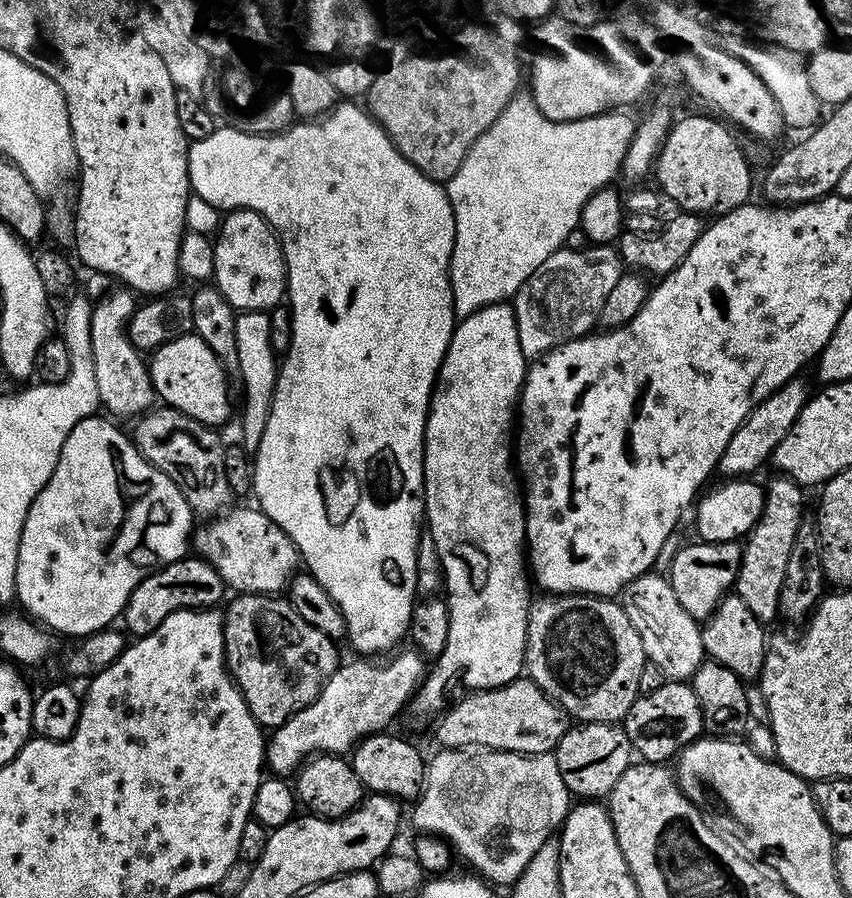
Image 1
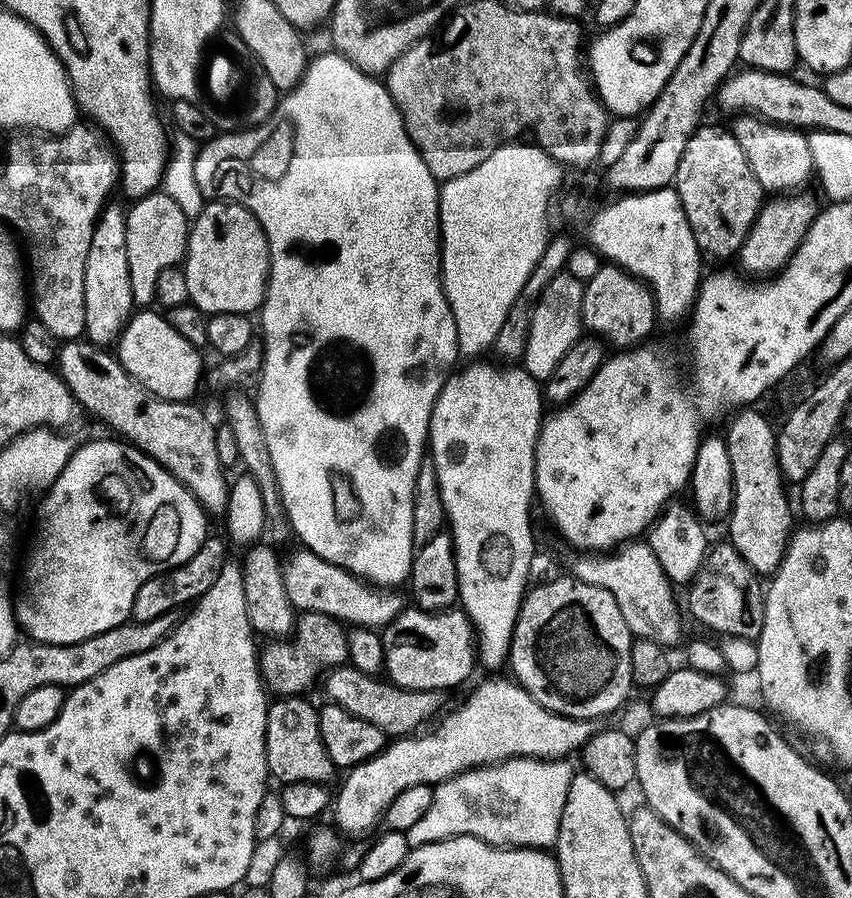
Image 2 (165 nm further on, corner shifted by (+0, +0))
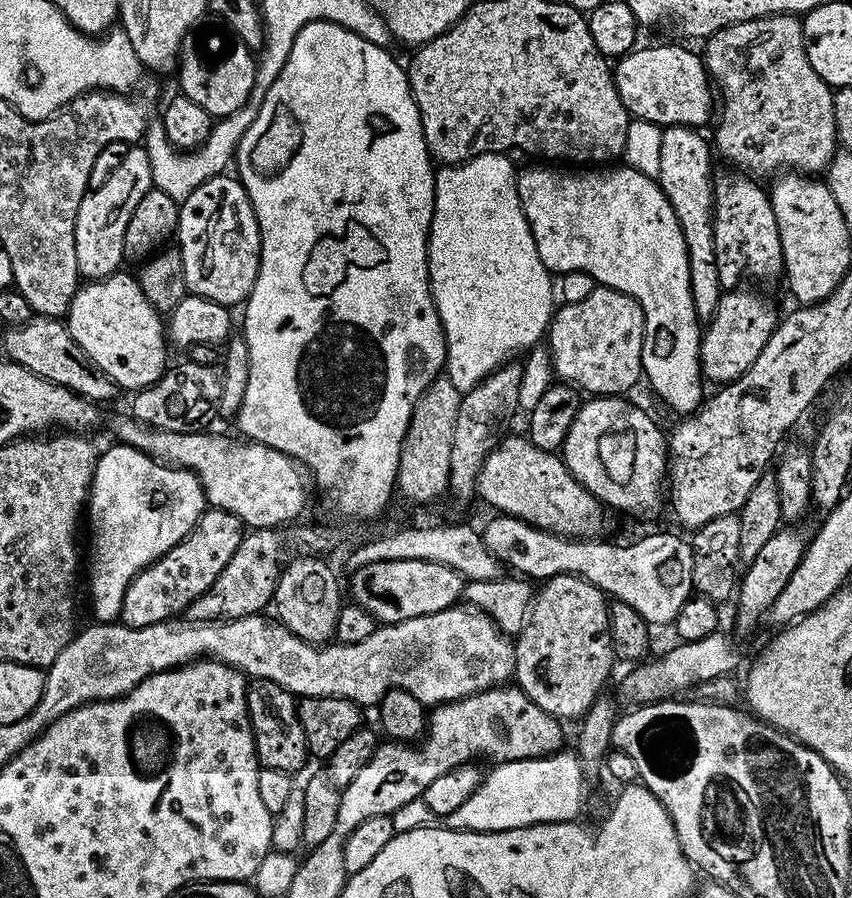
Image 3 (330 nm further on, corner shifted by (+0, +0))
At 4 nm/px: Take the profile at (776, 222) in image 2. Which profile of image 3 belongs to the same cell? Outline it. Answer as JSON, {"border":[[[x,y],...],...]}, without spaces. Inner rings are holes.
{"border":[[[728,290],[723,293],[717,304],[716,312],[713,314],[707,327],[703,329],[700,337],[701,373],[709,381],[717,380],[717,385],[720,386],[731,384],[733,380],[737,380],[742,374],[746,374],[746,370],[750,370],[750,366],[754,366],[758,354],[762,354],[762,346],[766,346],[770,334],[774,331],[778,323],[778,316],[775,316],[758,297],[751,296],[750,293],[744,291]]]}

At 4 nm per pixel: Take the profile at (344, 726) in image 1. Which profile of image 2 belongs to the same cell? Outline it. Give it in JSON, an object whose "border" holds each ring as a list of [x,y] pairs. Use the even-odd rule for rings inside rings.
{"border":[[[415,606],[404,611],[383,629],[384,672],[399,688],[411,692],[440,692],[456,688],[478,664],[478,645],[468,616],[459,607],[447,612],[424,612]]]}

